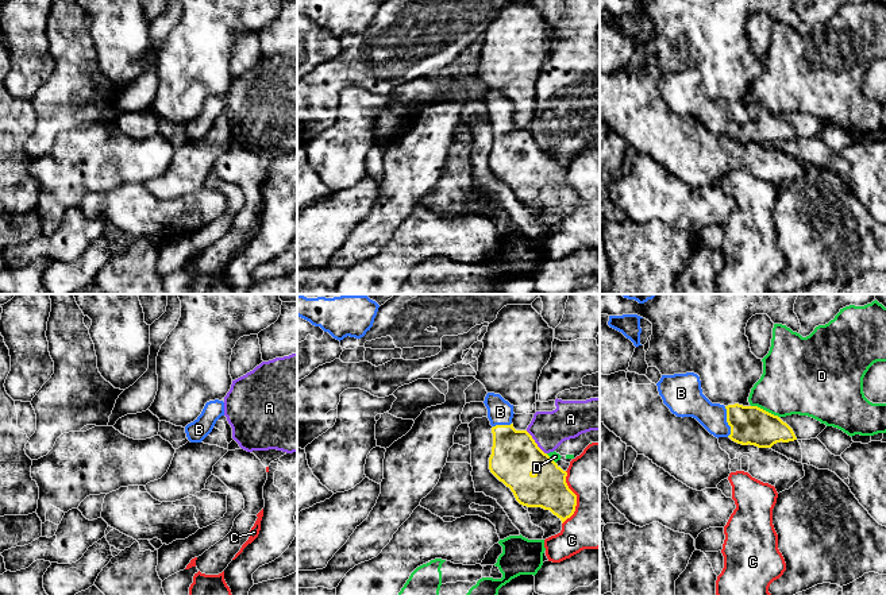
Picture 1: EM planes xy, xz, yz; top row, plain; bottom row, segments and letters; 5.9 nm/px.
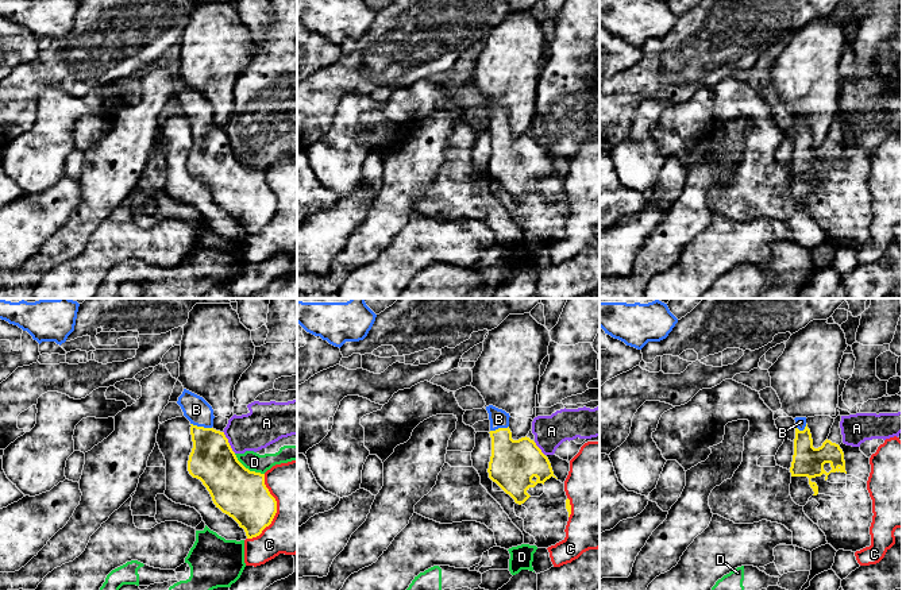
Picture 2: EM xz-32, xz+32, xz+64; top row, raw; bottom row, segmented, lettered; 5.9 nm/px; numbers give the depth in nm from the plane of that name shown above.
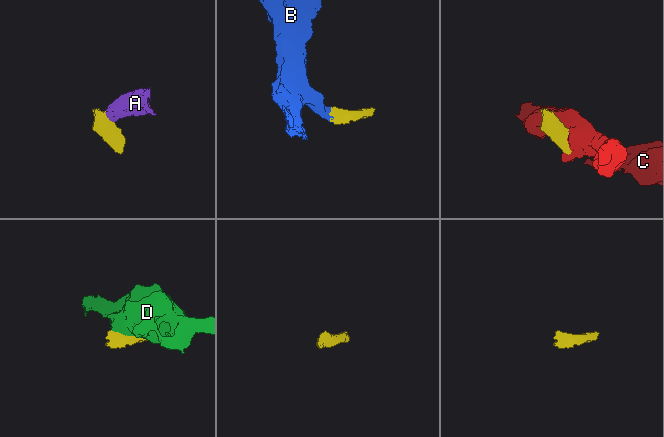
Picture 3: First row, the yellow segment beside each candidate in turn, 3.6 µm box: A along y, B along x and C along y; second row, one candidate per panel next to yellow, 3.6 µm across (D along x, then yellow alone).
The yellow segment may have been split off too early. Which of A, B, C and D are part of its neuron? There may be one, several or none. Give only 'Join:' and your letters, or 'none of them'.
Join: B

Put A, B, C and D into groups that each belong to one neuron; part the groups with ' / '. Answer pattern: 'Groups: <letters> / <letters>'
Groups: A D / B / C

